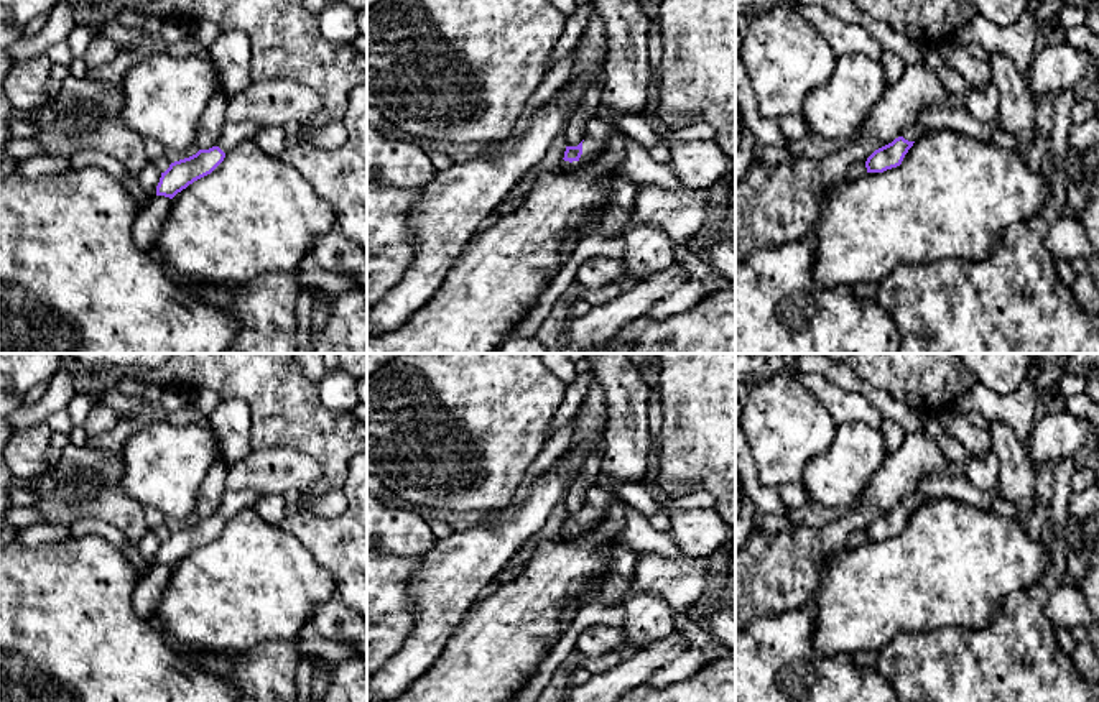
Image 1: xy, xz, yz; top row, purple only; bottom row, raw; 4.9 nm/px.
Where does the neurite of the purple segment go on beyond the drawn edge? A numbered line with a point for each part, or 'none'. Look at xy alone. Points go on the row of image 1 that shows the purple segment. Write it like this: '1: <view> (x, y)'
1: xy (232, 133)

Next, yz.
1: yz (912, 133)

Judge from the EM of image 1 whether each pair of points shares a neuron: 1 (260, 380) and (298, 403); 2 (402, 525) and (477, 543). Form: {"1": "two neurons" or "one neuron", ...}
{"1": "one neuron", "2": "two neurons"}

